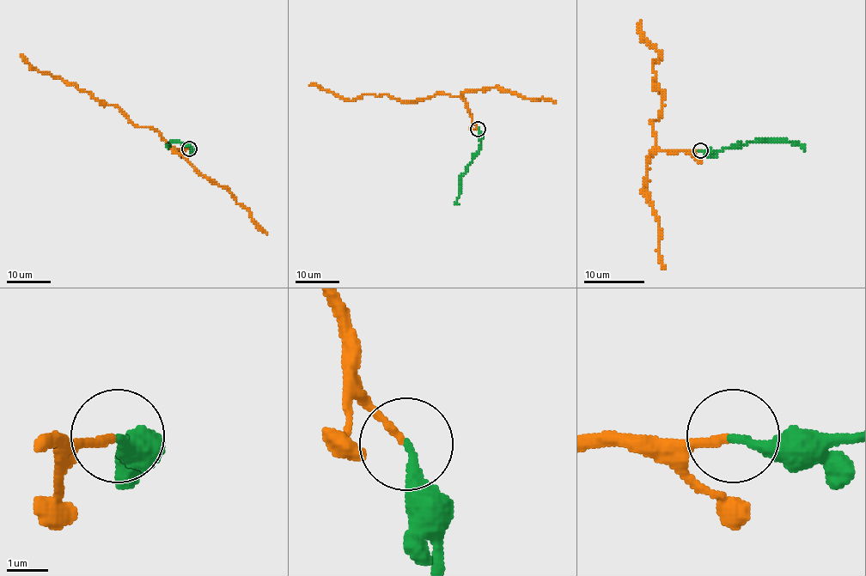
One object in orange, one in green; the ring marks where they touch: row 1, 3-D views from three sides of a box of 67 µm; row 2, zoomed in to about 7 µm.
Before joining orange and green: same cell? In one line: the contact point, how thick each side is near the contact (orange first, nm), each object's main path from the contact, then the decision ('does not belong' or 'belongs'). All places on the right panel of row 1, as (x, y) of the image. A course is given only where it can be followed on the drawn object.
place (700, 150); calibres 170 and 220 nm; course orange (700, 150), (656, 147), (652, 121), (660, 118), (662, 91), (652, 65), (661, 55), (640, 20); course green (700, 150), (714, 151), (769, 139), (787, 139), (799, 144), (805, 150); belongs

